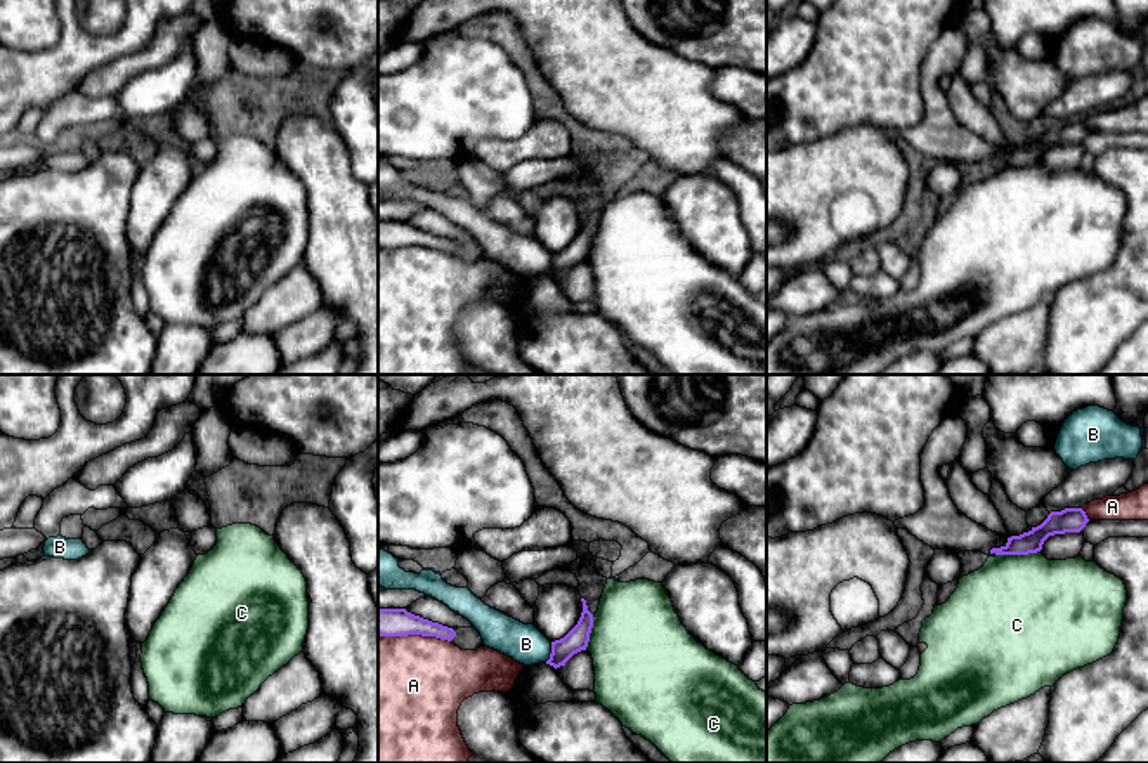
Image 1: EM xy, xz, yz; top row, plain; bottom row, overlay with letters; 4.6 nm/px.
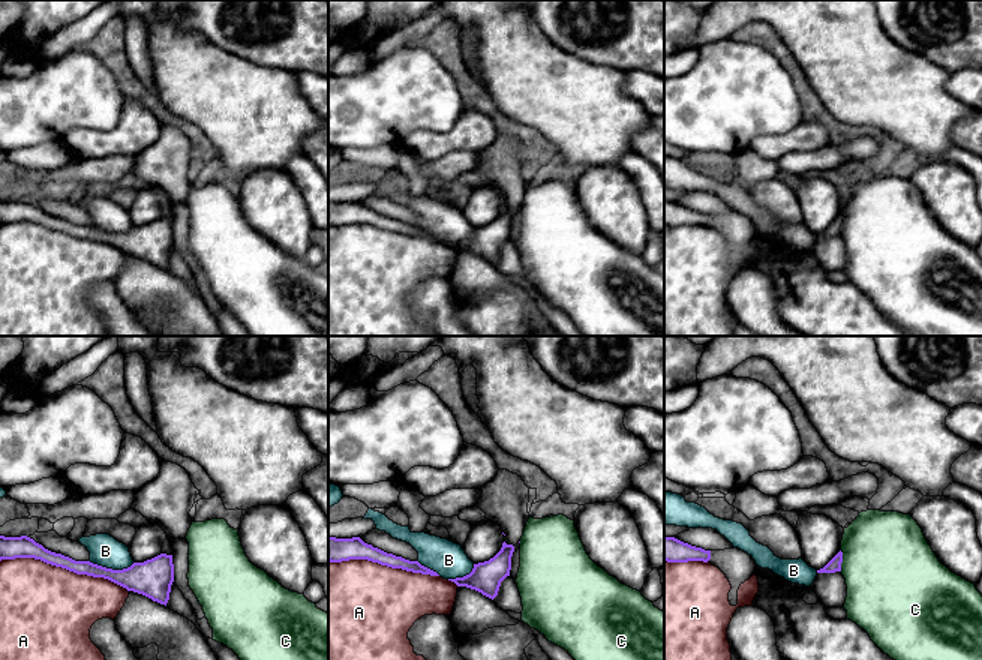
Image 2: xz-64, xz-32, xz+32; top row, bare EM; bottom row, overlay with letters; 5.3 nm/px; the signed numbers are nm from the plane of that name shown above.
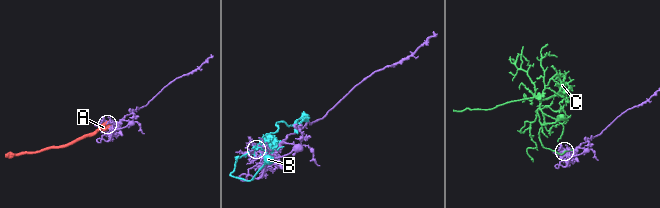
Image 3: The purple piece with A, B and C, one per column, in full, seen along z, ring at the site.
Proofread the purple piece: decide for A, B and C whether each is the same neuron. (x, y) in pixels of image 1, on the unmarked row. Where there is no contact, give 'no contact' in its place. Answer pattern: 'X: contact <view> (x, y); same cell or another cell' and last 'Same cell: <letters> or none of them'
A: contact xz (415, 245); another cell
B: contact xz (552, 264); another cell
C: contact yz (1018, 165); another cell
Same cell: none of them

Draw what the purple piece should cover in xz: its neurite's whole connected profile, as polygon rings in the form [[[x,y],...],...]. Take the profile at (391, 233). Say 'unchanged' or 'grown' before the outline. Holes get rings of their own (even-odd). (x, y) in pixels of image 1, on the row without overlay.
unchanged; [[[378,220],[378,246],[380,248],[435,248],[451,253],[456,248],[453,239],[432,234],[406,220]]]

